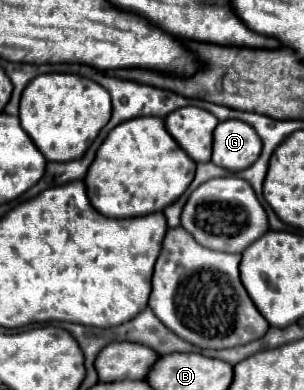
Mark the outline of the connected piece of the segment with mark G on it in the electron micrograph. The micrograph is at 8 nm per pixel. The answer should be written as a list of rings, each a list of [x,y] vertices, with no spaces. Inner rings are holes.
[[[224,120],[214,130],[212,162],[232,172],[244,170],[260,156],[260,140],[242,120]]]

